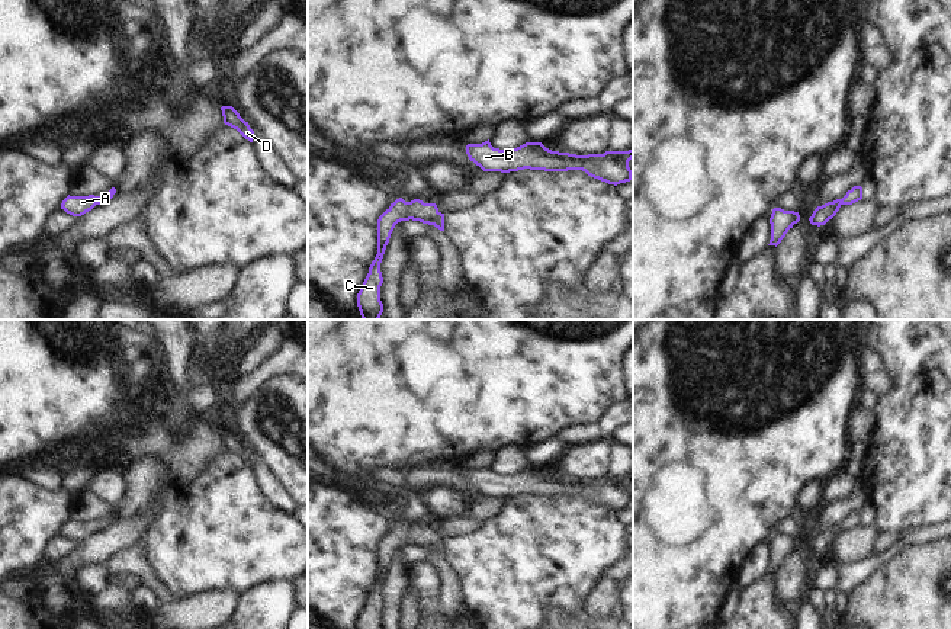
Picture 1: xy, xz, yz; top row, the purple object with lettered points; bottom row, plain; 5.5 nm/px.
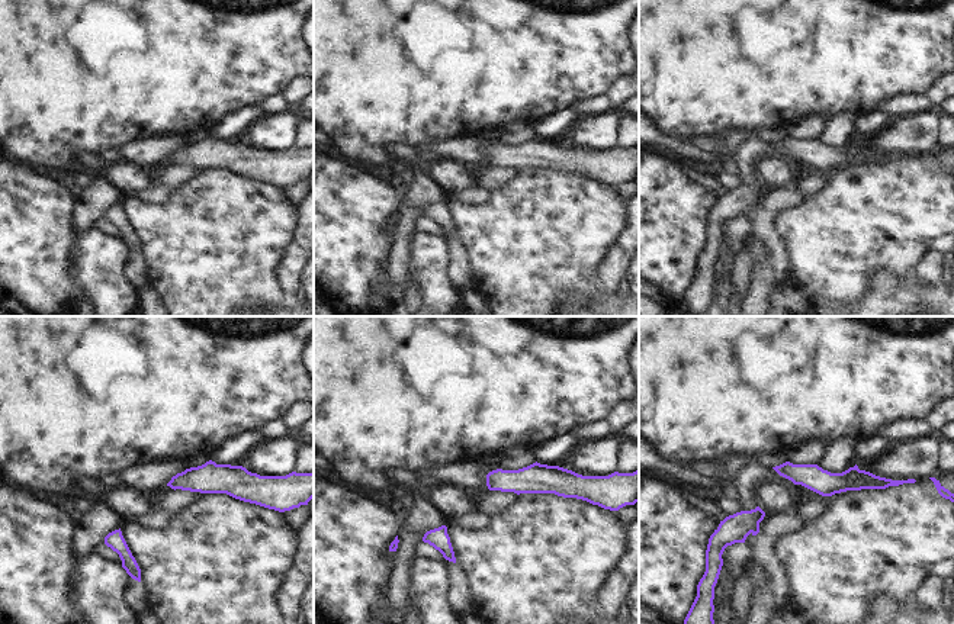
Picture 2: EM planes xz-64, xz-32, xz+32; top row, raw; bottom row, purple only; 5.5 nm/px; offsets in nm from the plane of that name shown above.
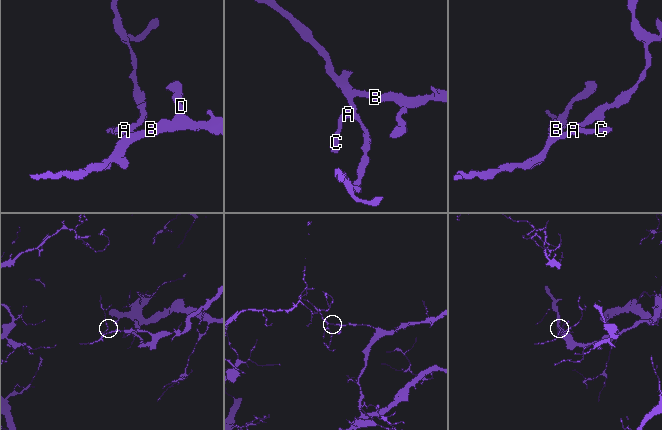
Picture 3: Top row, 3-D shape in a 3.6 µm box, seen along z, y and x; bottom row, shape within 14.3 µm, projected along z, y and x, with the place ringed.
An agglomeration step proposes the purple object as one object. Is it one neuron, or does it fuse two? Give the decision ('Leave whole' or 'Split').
Leave whole

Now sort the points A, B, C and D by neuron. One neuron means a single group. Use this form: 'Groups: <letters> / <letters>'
Groups: A B C D

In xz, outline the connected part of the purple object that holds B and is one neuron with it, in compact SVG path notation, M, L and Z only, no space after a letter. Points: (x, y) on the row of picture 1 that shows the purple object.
M488 139L482 144L468 144L466 154L483 171L510 173L524 169L544 171L582 170L588 176L614 186L632 180L629 161L633 158L633 148L629 151L576 155L552 151L542 142L526 142L504 151L494 148Z

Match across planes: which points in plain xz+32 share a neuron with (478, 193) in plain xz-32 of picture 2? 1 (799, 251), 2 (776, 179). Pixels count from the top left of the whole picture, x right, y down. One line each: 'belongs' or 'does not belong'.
1: does not belong
2: does not belong

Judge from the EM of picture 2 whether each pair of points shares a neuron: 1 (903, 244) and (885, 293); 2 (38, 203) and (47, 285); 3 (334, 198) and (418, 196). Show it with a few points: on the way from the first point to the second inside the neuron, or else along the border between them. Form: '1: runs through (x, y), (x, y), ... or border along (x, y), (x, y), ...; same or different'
1: border along (914, 273), (892, 276), (876, 272), (864, 296); different
2: runs through (38, 224), (38, 264); same
3: border along (401, 199), (397, 209); different

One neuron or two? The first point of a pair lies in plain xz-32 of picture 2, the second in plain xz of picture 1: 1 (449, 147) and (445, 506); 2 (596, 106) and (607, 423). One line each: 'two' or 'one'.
1: two
2: two

